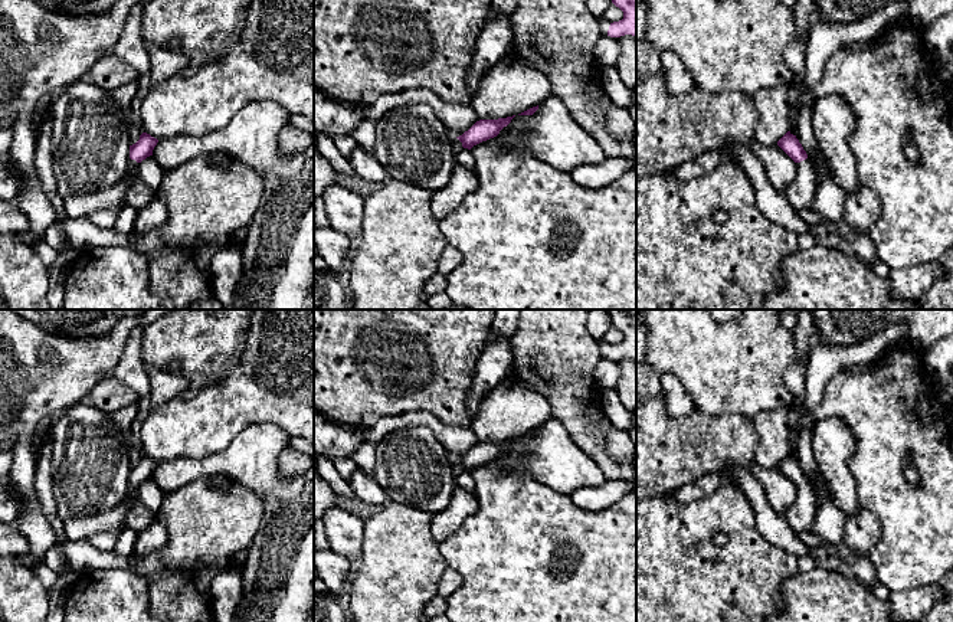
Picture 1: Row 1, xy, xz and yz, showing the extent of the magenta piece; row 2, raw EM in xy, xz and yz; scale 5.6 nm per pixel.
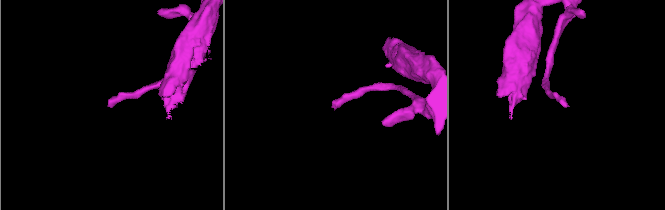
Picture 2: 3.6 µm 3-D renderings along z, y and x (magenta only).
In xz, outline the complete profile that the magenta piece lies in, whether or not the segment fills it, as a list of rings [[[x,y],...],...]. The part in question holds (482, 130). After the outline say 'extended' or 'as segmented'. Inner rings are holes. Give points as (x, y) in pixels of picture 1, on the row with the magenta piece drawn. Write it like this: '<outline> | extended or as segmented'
[[[515,115],[498,120],[479,120],[468,131],[456,138],[462,143],[464,148],[471,150],[474,145],[497,137],[514,117]]] | as segmented

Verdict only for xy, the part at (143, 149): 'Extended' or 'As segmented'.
Extended

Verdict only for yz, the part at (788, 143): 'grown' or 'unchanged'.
grown

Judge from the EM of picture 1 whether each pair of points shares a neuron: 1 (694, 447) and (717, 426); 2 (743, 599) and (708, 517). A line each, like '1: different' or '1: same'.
1: same
2: same

